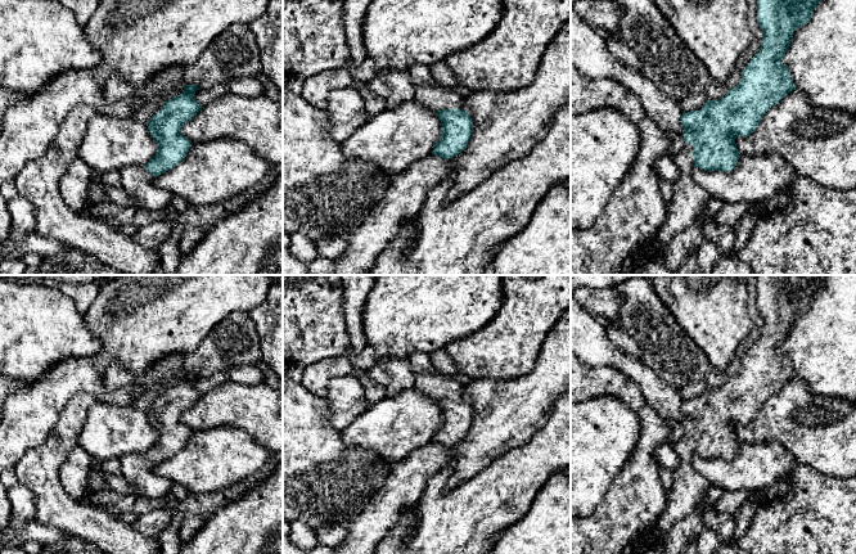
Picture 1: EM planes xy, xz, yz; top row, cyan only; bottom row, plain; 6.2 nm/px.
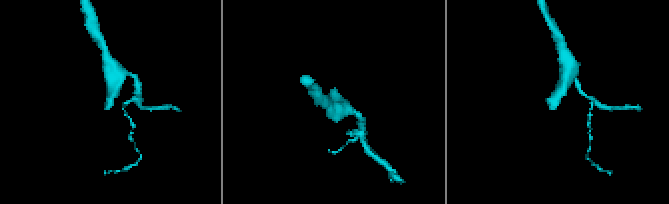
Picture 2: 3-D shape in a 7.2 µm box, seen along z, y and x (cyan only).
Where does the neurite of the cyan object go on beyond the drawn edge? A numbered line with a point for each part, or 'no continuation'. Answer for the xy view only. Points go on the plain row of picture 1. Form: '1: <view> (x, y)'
1: xy (136, 469)

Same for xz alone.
1: xz (435, 386)

